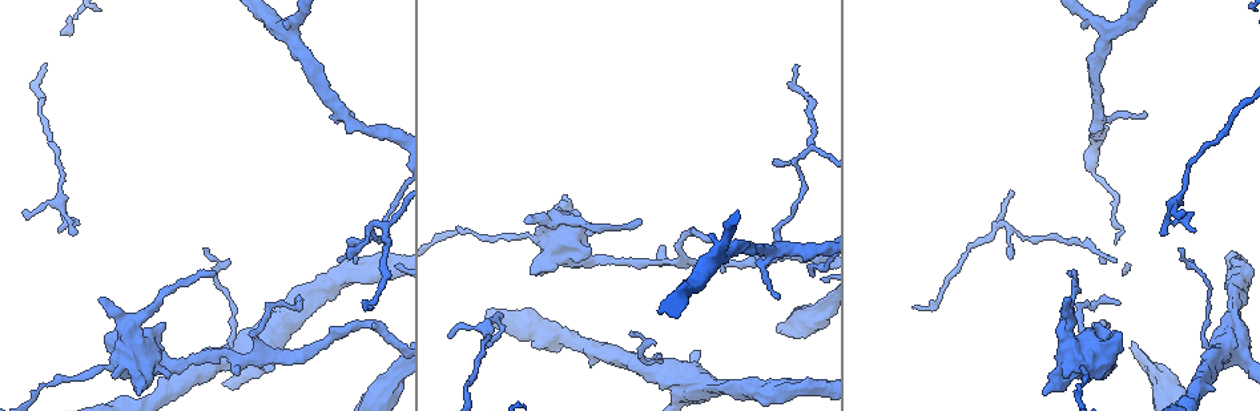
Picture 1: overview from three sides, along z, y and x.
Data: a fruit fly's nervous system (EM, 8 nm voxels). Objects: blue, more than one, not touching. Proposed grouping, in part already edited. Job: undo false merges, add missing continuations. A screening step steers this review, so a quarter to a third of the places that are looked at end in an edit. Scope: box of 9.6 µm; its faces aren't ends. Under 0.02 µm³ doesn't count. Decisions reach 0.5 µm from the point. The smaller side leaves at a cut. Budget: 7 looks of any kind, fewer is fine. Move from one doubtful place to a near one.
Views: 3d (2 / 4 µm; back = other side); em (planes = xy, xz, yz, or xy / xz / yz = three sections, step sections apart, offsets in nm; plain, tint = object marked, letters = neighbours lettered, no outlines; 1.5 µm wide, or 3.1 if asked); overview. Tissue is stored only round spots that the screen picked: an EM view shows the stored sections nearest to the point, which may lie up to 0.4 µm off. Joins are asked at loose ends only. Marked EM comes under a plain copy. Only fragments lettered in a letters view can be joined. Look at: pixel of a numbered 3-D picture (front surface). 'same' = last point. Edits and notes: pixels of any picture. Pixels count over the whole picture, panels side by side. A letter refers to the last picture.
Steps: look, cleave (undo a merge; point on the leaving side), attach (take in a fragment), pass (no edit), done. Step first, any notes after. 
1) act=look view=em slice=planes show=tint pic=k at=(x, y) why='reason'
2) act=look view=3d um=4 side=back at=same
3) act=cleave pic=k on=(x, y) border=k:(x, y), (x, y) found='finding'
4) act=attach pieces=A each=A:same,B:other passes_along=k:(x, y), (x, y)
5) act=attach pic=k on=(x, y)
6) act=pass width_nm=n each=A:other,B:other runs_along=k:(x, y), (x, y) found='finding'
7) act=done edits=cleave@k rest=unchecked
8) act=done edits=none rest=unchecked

act=look view=em slice=planes show=letters pic=1 at=(664, 251) why='an open end'

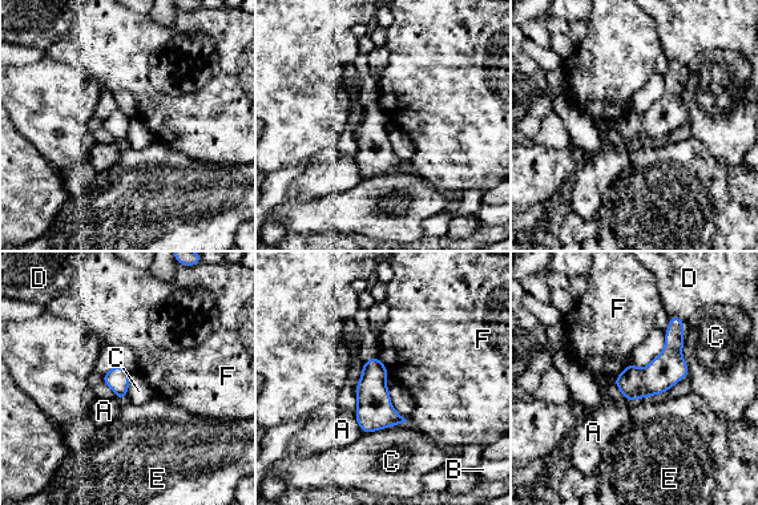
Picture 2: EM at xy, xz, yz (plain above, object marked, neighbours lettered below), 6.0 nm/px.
act=pass longest_contact=C:340nm each=A:other,B:other,C:other,D:other,E:other,F:other runs_along=2:(677, 320), (672, 354), (627, 395) found='no lettered fragment goes on from it'

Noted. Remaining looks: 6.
act=look view=em slice=xy step=4 show=tint pic=1 at=(639, 219) why='thin end'

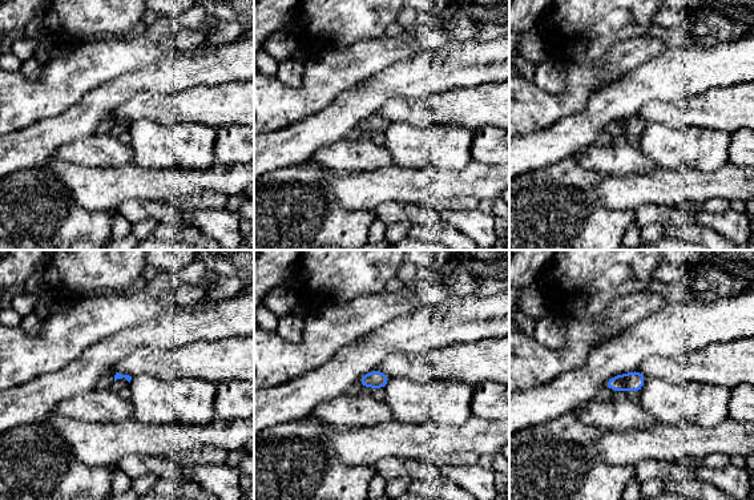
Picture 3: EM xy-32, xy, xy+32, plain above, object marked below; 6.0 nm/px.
act=look view=em slice=planes show=letters at=same why='cut it another way'

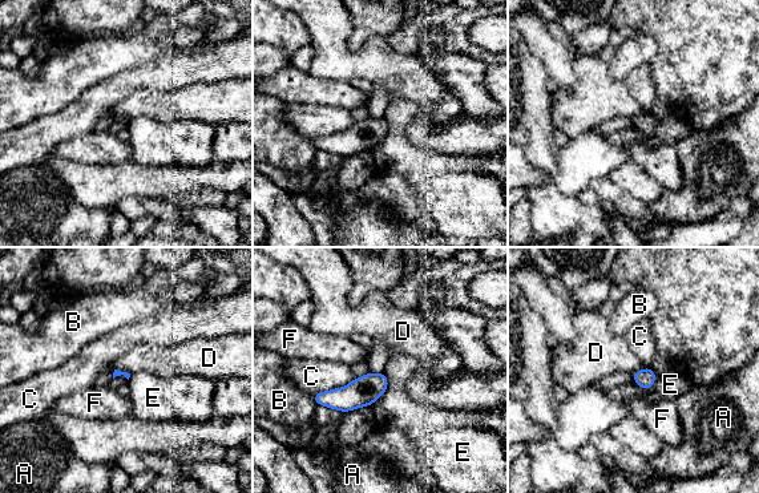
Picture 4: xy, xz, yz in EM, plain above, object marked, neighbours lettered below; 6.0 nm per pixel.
act=pass each=A:other,B:other,C:other,D:other,E:other,F:other border=4:(384, 372), (387, 390), (371, 405) found='none of them fits'

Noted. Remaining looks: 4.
act=look view=em slice=planes show=letters pic=1 at=(272, 366) why='thin end'

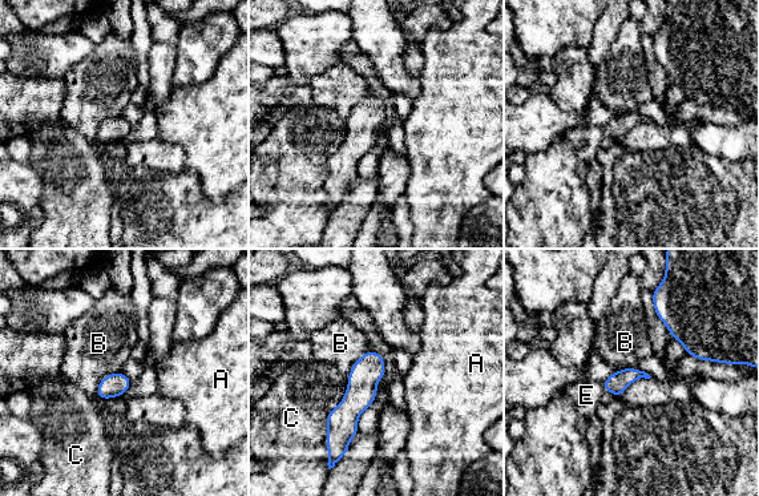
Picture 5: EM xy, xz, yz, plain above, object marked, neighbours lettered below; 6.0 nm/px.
act=attach pieces=E each=A:other,B:other,C:other,E:same found='it goes on there'

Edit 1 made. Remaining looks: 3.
act=done edits=attach@5 rest=unchecked

